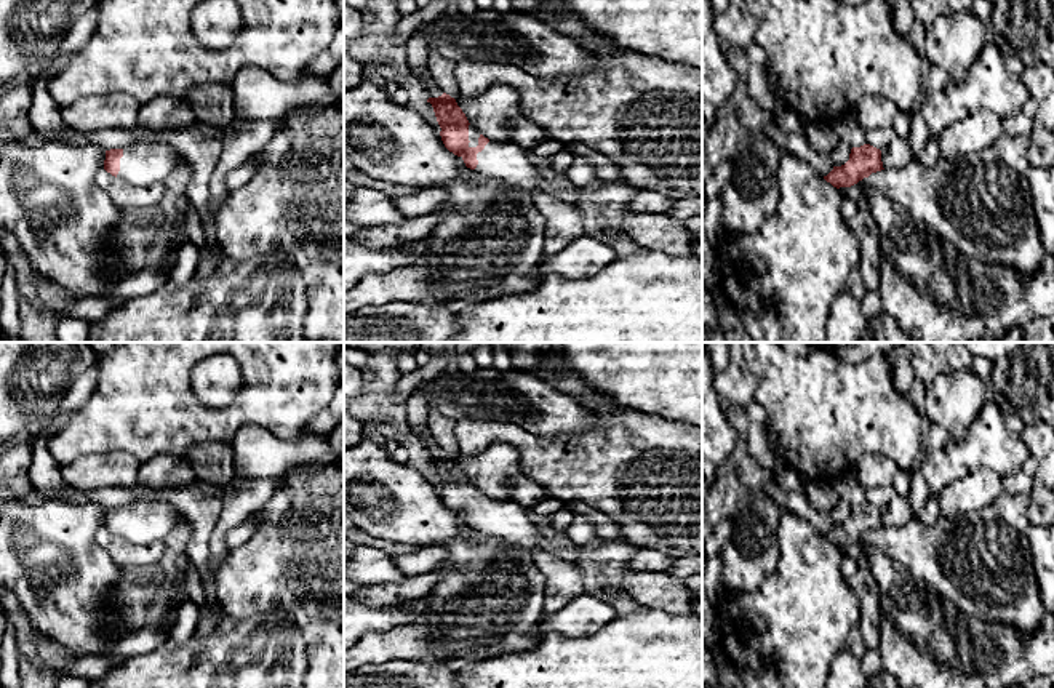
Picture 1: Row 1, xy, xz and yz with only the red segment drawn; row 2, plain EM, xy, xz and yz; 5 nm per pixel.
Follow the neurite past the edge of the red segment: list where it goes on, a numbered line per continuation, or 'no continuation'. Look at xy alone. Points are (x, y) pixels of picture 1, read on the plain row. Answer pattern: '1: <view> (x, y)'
1: xy (143, 522)

